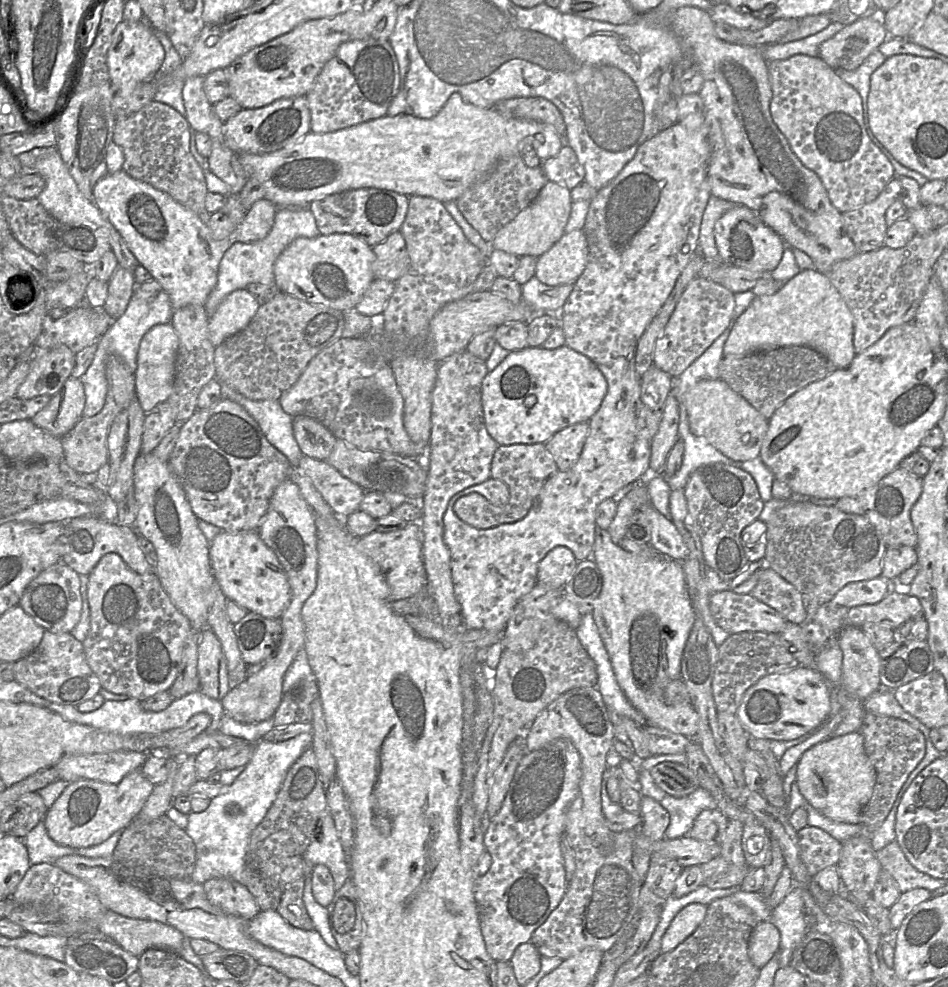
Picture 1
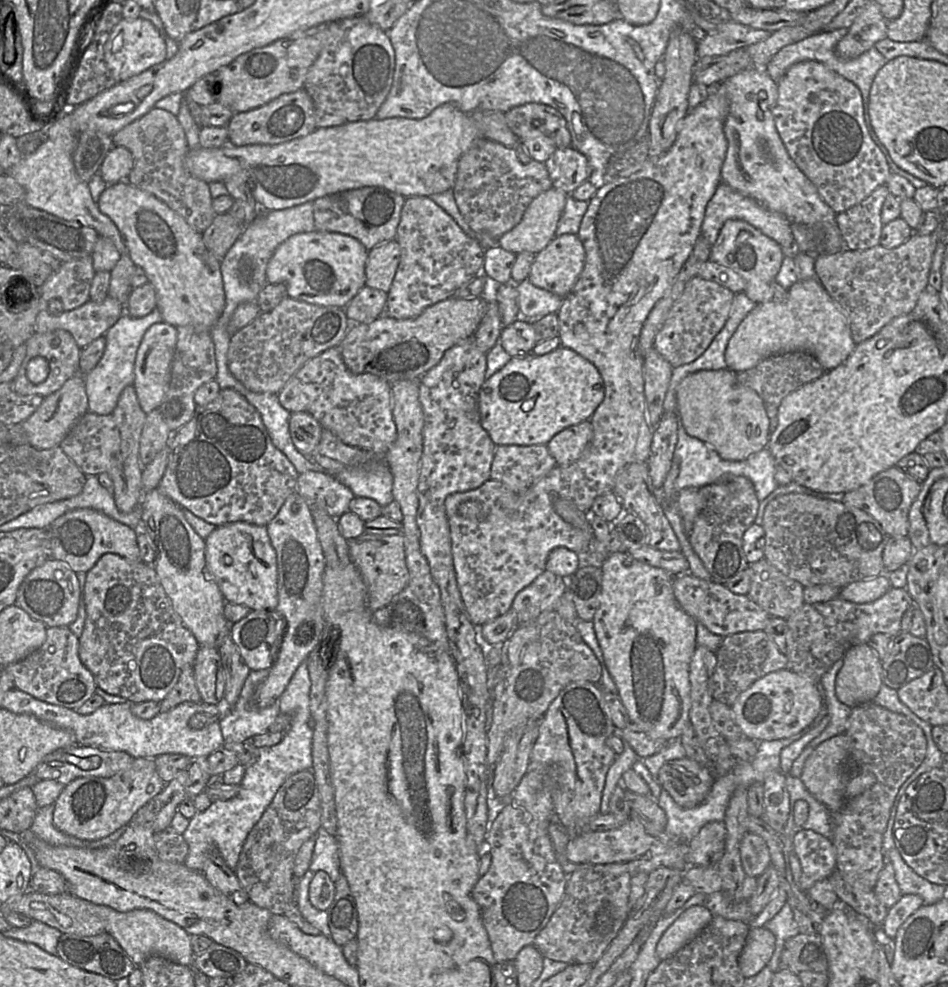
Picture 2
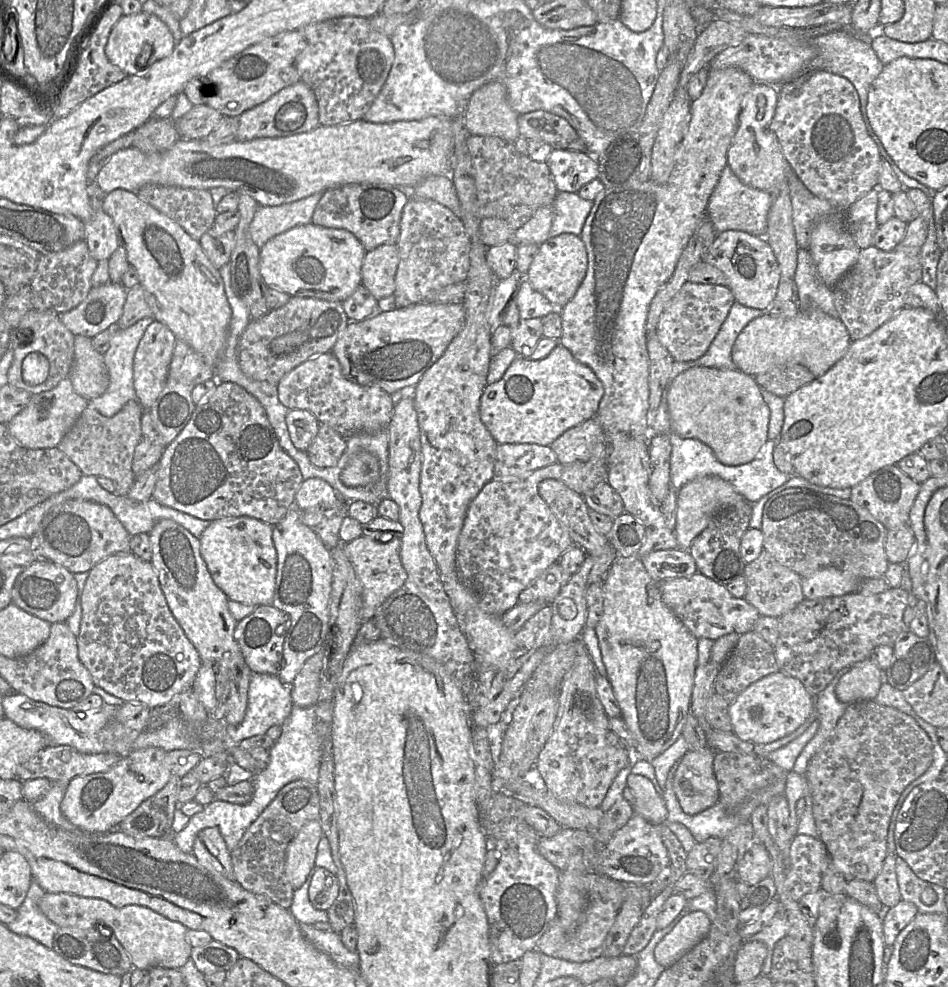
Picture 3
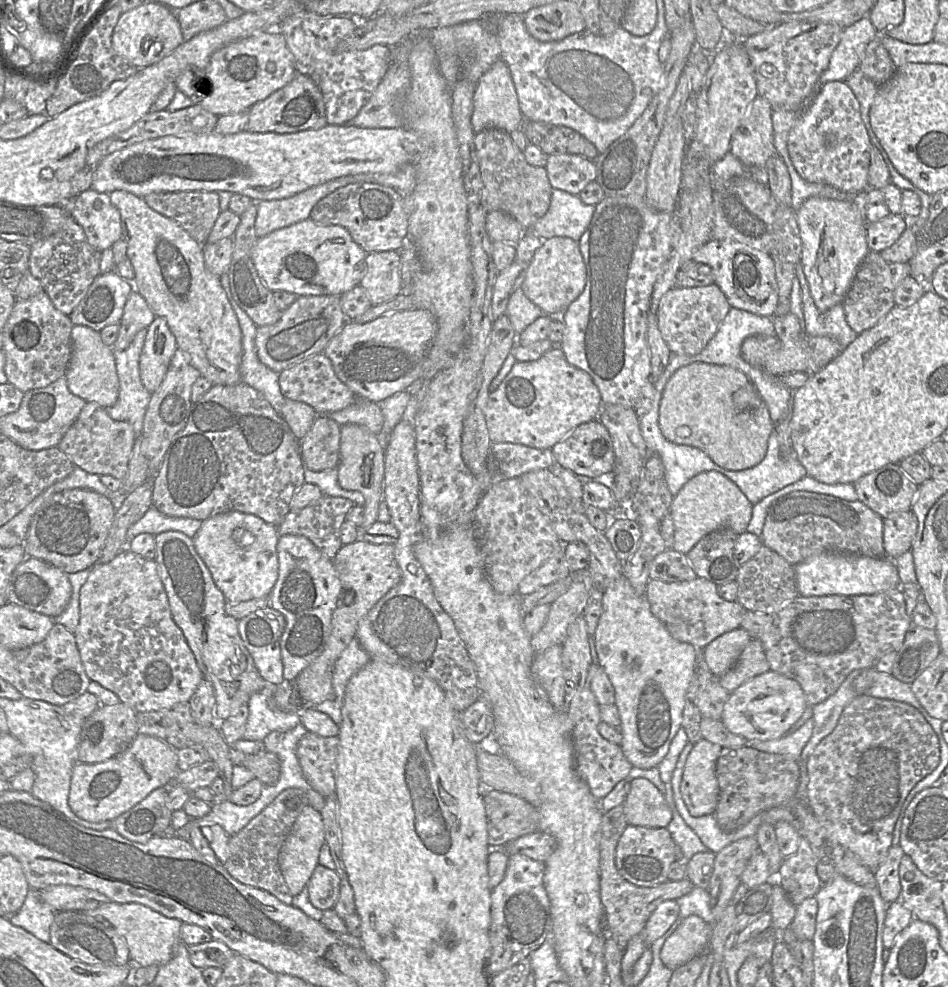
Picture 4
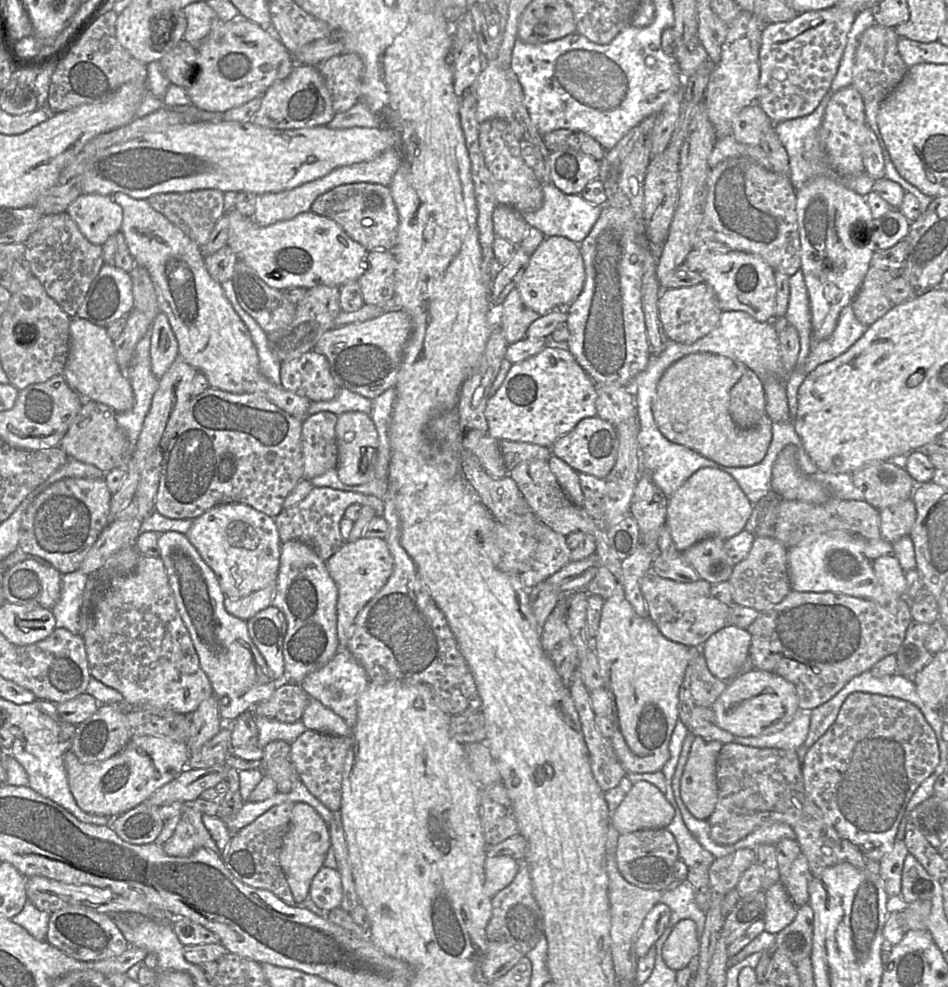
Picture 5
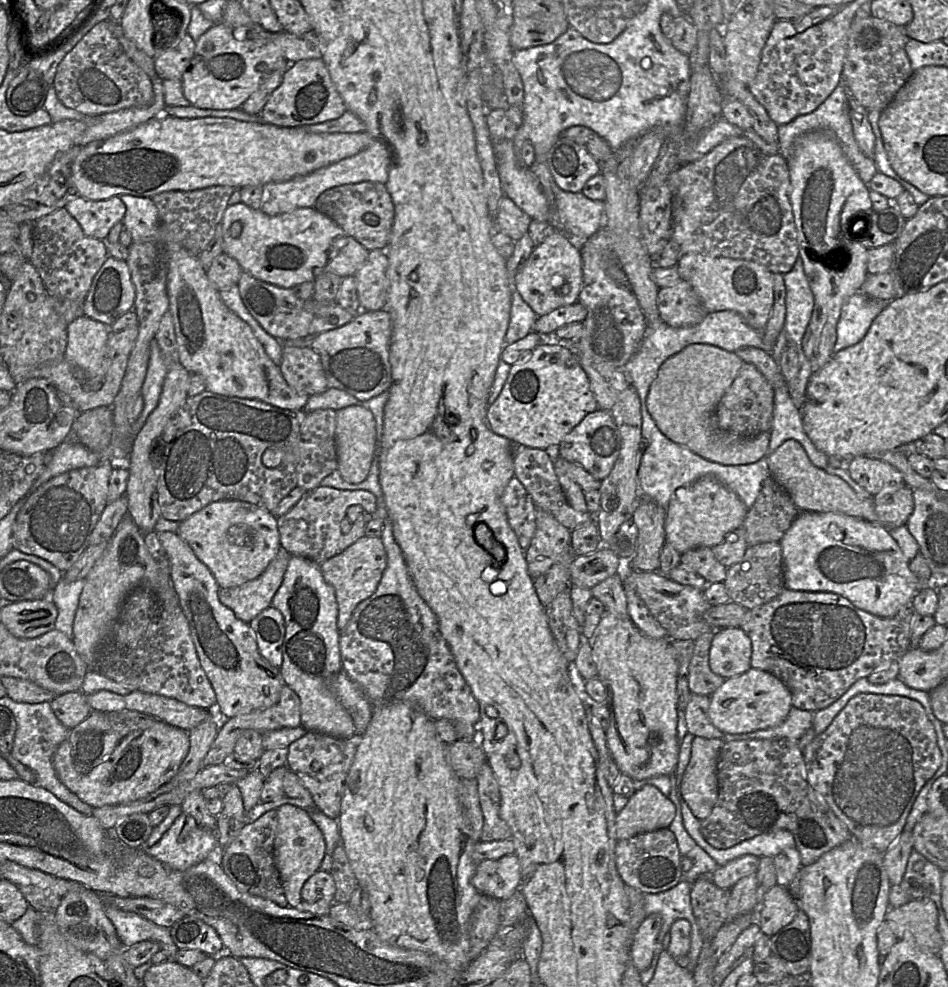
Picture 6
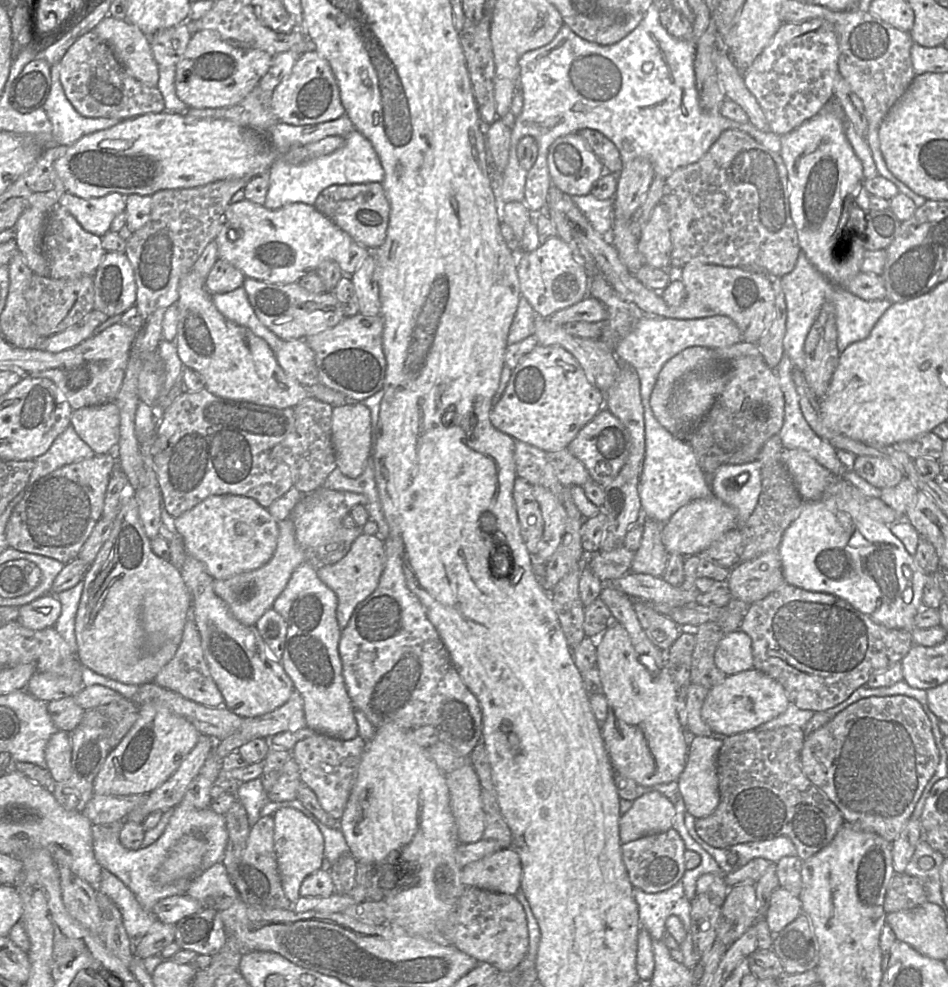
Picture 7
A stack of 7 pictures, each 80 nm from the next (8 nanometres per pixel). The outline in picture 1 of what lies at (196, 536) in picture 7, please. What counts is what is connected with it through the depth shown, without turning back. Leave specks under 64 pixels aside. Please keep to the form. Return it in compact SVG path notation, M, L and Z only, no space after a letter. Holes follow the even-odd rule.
M257 530L221 531L209 543L209 560L228 600L266 618L281 617L290 602L290 584L275 552L264 543Z

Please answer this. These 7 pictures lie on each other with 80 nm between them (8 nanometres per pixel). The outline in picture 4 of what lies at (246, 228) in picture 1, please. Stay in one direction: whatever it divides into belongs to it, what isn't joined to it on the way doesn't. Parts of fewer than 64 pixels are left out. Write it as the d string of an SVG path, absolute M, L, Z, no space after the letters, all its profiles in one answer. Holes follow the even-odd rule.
M115 190L109 193L109 196L112 204L120 211L122 238L127 243L127 257L135 271L135 289L144 297L154 314L167 321L178 348L187 355L201 376L213 385L231 386L241 383L241 328L219 277L212 274L205 265L202 244L193 239L174 220L151 209L143 197L124 190Z

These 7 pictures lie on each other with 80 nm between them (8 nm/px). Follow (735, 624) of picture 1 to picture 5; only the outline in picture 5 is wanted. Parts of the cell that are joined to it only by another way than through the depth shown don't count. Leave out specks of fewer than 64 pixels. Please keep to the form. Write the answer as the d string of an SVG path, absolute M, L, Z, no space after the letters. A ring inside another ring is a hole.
M650 569L641 579L641 591L648 608L648 617L669 640L688 647L698 647L715 632L727 626L730 604L713 597L711 584L704 579L682 583L662 578Z

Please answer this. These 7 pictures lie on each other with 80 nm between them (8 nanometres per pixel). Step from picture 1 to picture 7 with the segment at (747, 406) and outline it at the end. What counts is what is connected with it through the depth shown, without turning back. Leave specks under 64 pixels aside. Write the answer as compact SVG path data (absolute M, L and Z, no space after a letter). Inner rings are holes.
M684 349L668 360L659 373L650 396L655 418L674 437L688 439L722 393L728 376L728 363L719 360L714 349Z

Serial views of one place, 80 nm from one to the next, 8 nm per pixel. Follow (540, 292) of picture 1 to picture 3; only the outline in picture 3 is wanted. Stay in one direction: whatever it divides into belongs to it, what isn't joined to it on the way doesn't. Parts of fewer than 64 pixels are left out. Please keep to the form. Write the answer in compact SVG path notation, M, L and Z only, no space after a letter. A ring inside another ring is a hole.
M526 278L520 281L514 301L521 320L542 319L558 310L543 294L536 291Z

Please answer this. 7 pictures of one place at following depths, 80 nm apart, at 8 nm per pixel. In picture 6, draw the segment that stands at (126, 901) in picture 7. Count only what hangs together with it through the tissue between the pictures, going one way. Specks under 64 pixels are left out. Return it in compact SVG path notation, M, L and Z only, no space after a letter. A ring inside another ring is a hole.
M112 906L106 907L106 914L116 928L118 937L124 947L151 940L160 944L168 960L174 961L179 948L173 941L170 928L160 926L153 921L130 911L124 911Z

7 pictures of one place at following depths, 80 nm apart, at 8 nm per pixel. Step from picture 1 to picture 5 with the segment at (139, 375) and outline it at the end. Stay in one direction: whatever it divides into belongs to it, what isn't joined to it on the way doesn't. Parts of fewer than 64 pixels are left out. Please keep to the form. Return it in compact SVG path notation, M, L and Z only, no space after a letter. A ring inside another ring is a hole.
M160 312L150 327L151 371L160 379L179 355L178 343L167 316Z

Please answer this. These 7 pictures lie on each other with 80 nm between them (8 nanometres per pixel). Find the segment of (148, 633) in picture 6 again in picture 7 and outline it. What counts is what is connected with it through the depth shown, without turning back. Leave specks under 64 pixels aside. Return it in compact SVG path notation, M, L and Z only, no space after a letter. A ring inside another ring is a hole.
M191 618L185 623L181 642L172 659L159 671L154 681L158 686L180 694L185 699L211 708L224 706L224 698L215 684L204 658L199 632Z

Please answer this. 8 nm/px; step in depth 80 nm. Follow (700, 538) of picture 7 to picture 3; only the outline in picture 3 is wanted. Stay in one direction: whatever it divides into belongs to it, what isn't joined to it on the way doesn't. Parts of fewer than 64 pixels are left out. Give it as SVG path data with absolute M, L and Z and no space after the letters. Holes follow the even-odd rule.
M704 476L694 479L681 487L677 493L676 525L674 533L678 548L689 550L693 540L707 527L718 512L735 506L745 499L727 481L718 476Z

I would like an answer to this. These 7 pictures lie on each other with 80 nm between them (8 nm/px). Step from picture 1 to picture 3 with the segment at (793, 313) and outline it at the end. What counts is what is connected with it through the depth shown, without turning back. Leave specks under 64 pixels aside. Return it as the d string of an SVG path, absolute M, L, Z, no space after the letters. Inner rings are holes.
M799 311L789 319L774 317L766 312L749 322L740 332L733 344L731 357L737 369L750 376L784 364L798 363L809 369L816 378L844 356L851 341L843 322L822 311Z

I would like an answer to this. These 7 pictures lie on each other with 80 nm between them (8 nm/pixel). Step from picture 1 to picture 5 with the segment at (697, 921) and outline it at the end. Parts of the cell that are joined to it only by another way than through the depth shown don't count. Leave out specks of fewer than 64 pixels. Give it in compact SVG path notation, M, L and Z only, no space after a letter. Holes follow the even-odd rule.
M684 919L674 926L662 947L662 957L670 969L678 971L687 967L693 958L698 957L699 951L700 938L696 924L691 919Z

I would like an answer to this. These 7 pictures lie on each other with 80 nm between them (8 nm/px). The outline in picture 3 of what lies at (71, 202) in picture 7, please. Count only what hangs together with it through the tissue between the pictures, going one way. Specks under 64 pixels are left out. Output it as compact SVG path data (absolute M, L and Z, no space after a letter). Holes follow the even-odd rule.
M91 199L93 213L83 222L85 241L96 261L109 260L119 247L120 238L113 219L103 210L102 201Z

